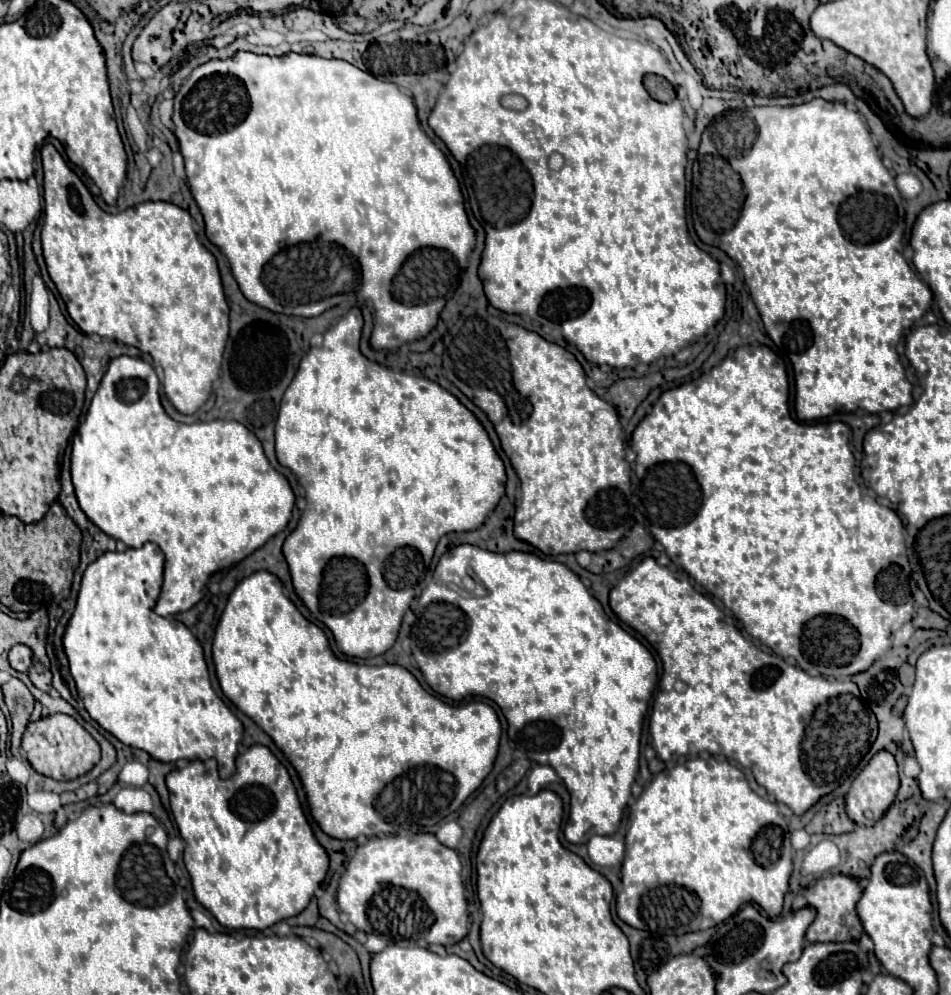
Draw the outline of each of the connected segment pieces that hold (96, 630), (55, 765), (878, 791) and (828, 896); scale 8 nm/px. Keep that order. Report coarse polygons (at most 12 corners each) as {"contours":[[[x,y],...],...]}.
{"contours":[[[154,543],[88,565],[64,633],[90,717],[152,759],[244,727],[184,623]],[[64,713],[30,721],[30,765],[58,781],[100,761],[98,741]],[[878,751],[846,795],[848,817],[874,825],[894,803],[894,755]],[[828,875],[808,887],[818,911],[806,939],[858,941],[856,877]]]}

